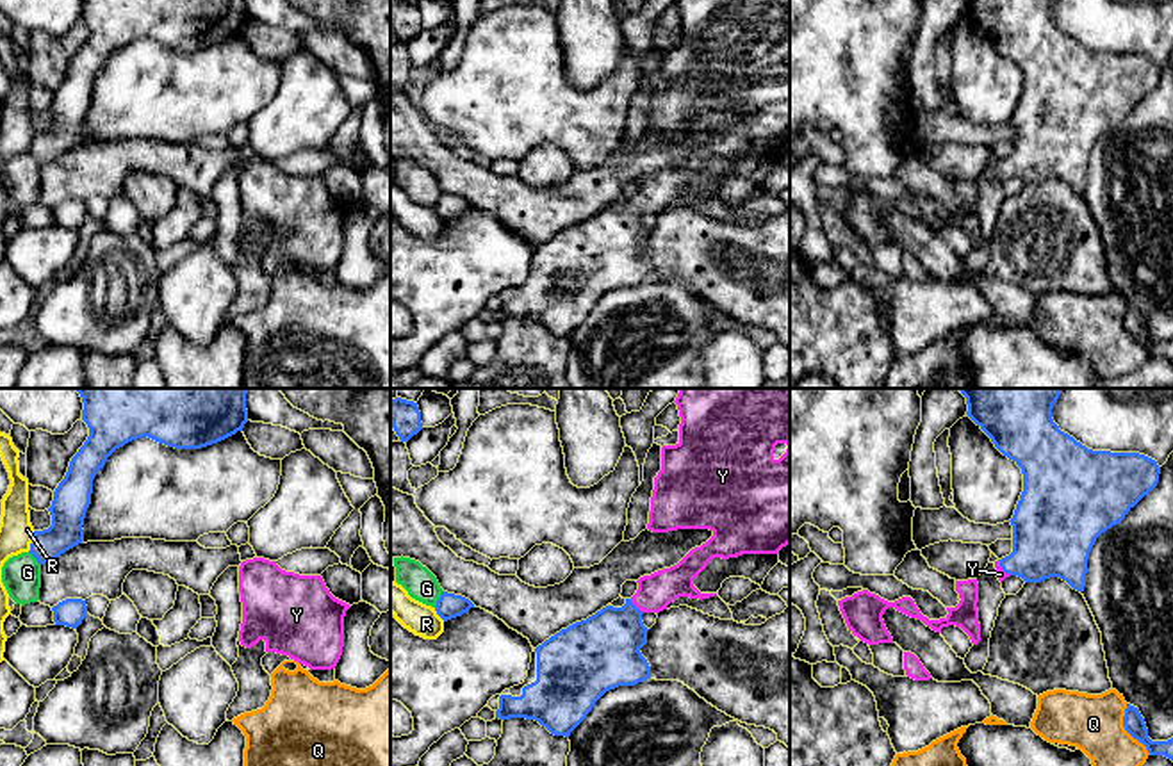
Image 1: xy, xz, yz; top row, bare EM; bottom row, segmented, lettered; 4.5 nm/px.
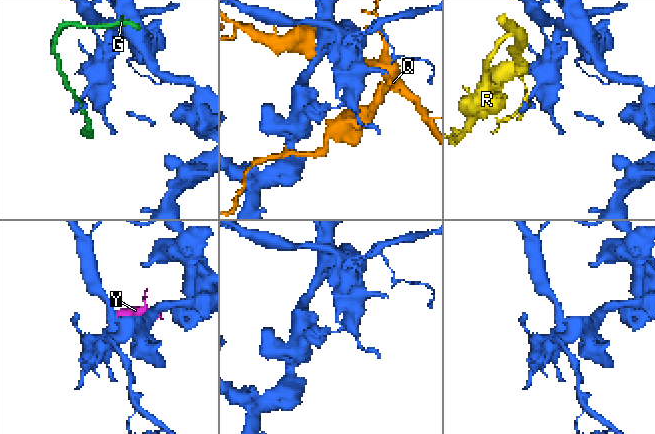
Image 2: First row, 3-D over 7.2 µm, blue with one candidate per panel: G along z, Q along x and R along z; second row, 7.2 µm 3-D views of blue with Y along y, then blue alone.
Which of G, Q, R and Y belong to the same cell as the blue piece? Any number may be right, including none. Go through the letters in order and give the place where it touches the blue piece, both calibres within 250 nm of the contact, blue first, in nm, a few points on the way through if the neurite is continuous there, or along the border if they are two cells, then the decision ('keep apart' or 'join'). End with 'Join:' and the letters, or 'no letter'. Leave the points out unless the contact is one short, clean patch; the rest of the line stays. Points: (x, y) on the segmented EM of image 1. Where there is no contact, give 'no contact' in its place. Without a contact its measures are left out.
G: contact xz (439, 599); calibres 110 and 140 nm; keep apart
Q: contact yz (1127, 731); calibres 100 and 260 nm; keep apart
R: contact xy (32, 542); calibres 160 and 150 nm; keep apart
Y: contact xz (635, 606); calibres 320 and 160 nm; way xz (603, 651), (635, 606), (655, 592); join
Join: Y

